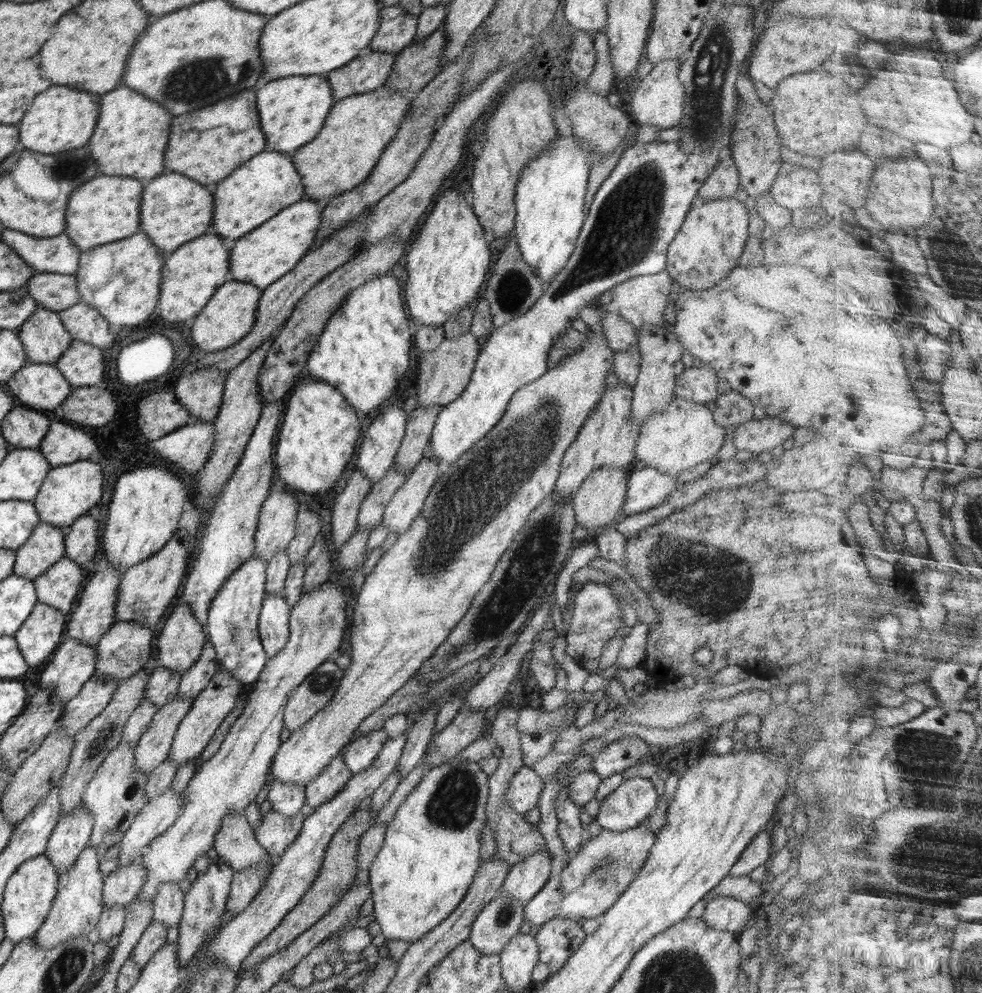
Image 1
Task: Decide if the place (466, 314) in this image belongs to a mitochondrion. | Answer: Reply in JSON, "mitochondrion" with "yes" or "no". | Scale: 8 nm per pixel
{"mitochondrion":"no"}

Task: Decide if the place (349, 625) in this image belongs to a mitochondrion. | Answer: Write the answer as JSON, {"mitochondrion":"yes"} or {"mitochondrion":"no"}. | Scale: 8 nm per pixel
{"mitochondrion":"no"}

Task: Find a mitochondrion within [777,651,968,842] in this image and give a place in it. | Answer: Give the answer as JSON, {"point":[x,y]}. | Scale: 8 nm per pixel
{"point":[928,757]}

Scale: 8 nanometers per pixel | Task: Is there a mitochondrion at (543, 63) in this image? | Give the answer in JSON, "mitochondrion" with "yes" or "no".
{"mitochondrion":"no"}

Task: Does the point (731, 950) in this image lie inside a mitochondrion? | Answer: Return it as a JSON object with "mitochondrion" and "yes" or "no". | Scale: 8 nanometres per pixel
{"mitochondrion":"no"}

